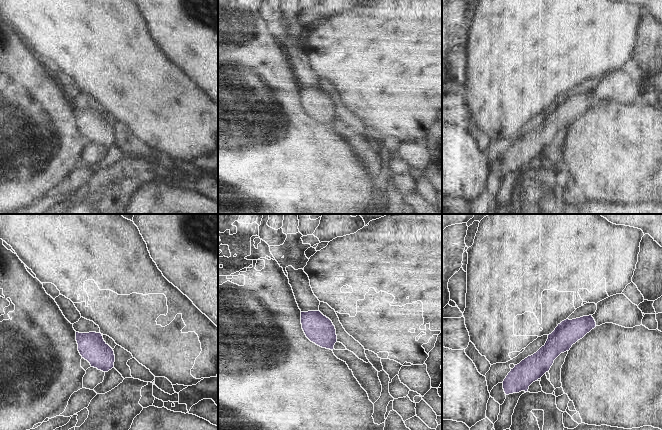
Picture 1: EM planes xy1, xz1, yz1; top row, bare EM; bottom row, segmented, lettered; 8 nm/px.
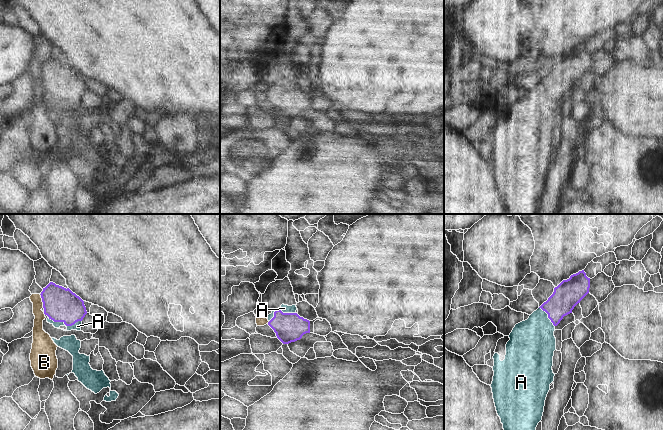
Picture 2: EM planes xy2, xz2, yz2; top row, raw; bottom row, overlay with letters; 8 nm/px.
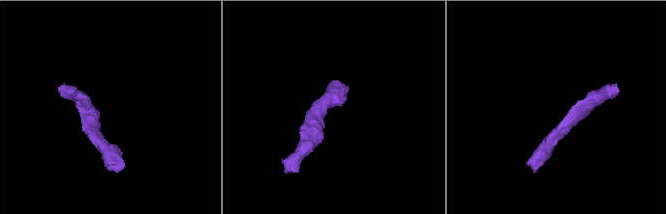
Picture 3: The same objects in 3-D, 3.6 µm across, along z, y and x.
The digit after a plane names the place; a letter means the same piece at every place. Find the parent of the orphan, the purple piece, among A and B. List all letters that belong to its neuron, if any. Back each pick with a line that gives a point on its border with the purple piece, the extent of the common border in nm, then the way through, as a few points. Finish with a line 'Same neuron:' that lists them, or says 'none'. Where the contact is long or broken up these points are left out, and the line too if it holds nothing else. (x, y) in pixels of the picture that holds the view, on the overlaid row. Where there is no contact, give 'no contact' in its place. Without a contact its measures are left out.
A: contact xy2 (65, 324); length 280 nm; way xy2 (60, 304), (65, 309), (65, 324), (77, 326)
Same neuron: A

